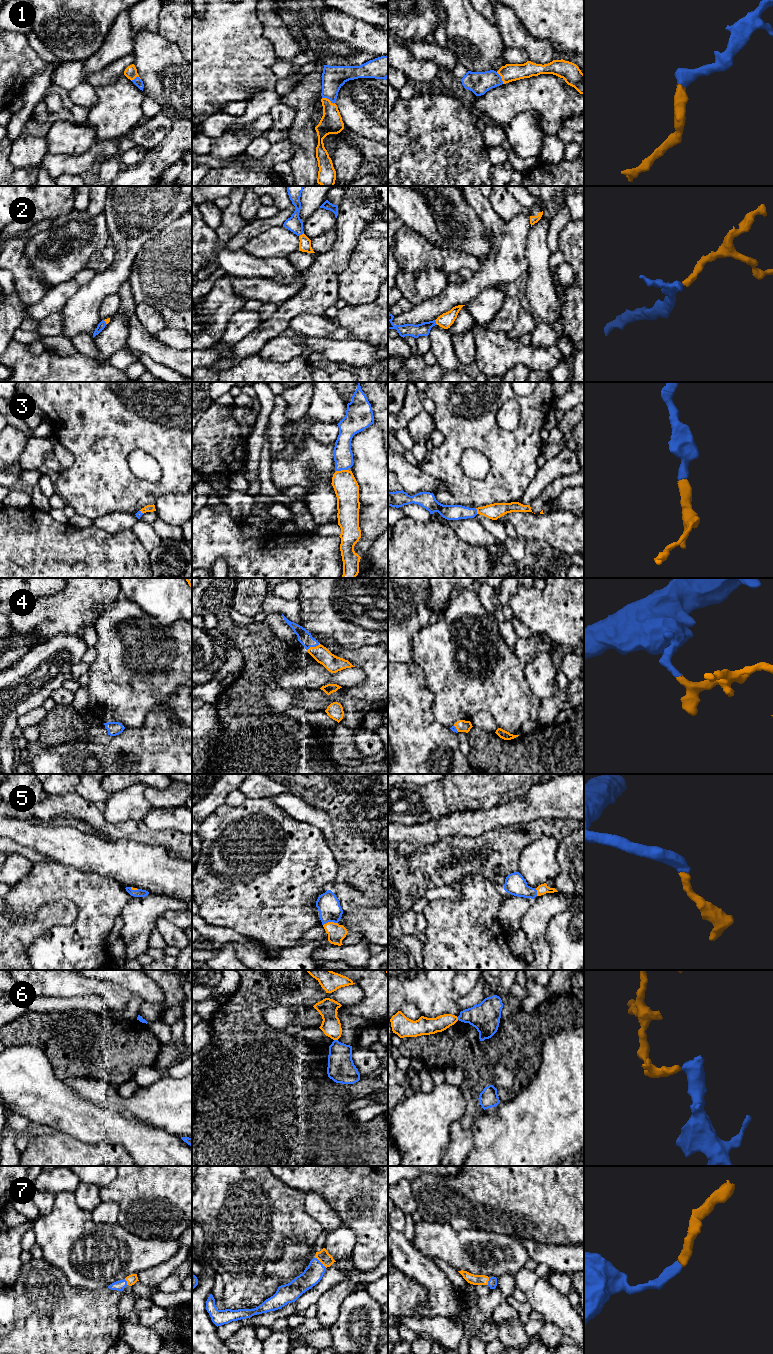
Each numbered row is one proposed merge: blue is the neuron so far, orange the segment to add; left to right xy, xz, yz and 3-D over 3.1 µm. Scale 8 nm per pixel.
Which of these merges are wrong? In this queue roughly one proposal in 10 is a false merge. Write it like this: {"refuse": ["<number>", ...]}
{"refuse": ["6"]}

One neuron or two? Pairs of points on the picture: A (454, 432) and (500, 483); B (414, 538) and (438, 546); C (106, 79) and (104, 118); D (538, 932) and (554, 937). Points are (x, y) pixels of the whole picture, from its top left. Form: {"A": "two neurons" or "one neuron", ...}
{"A": "one neuron", "B": "one neuron", "C": "two neurons", "D": "two neurons"}

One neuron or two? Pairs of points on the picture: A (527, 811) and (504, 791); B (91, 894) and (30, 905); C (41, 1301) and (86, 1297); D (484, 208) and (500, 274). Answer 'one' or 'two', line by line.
A: two
B: one
C: one
D: one

